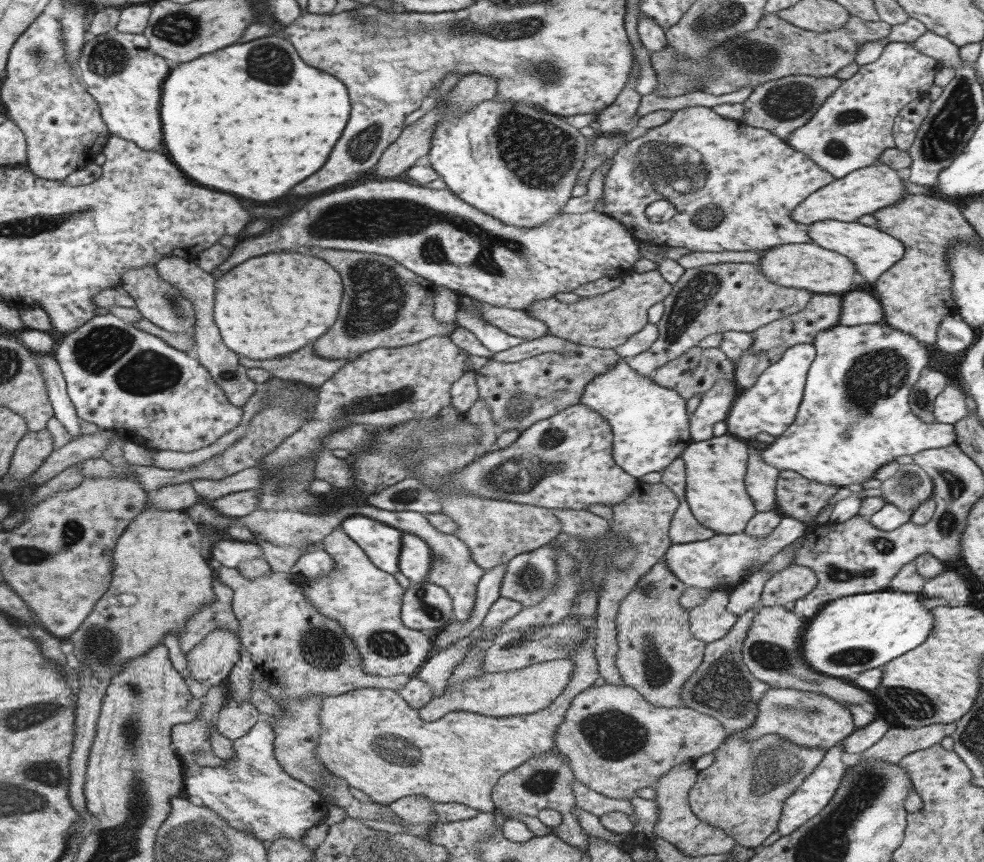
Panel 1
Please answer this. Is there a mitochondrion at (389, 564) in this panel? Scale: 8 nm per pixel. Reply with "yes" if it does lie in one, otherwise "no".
no

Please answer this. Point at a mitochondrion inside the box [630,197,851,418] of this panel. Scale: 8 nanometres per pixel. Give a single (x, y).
(700, 291)

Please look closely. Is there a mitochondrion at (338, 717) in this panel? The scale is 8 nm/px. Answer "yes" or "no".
no

